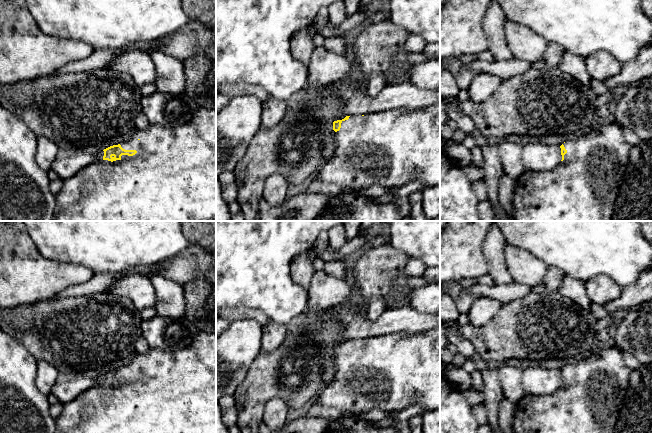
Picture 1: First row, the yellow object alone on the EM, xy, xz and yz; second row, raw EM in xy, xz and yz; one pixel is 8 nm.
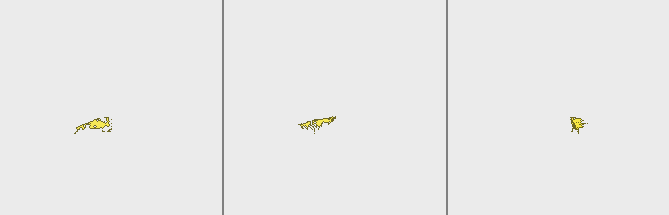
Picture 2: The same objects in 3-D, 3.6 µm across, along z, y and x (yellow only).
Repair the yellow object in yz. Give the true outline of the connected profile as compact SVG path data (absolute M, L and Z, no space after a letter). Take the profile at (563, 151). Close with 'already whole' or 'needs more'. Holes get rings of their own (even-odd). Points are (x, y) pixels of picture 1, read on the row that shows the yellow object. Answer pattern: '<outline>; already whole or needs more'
M617 124L598 125L589 135L560 146L562 160L551 171L525 170L515 180L514 221L611 221L631 146Z; needs more

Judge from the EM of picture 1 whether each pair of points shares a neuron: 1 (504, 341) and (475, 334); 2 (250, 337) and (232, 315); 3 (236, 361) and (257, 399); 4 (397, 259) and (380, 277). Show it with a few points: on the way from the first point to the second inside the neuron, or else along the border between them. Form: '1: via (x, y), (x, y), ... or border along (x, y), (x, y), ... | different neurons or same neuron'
1: via (497, 340), (482, 338) | same neuron
2: border along (231, 321), (254, 318), (259, 323) | different neurons
3: border along (256, 356), (246, 377), (233, 395) | different neurons
4: via (393, 263), (383, 273) | same neuron

